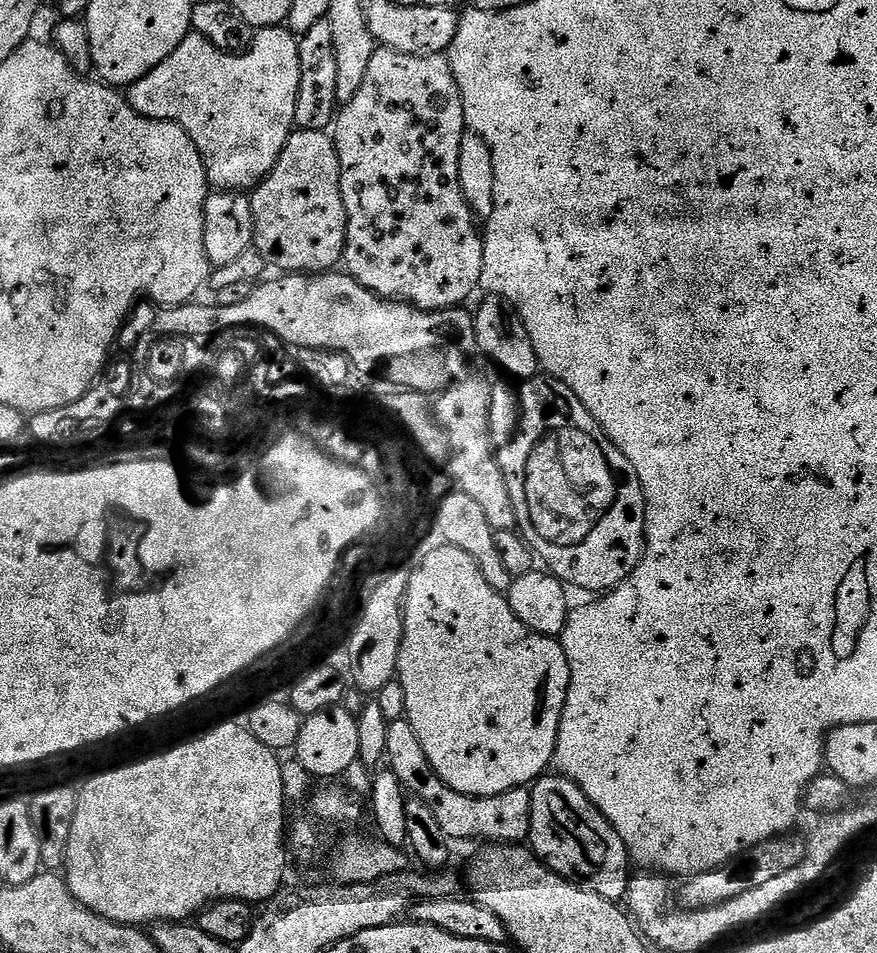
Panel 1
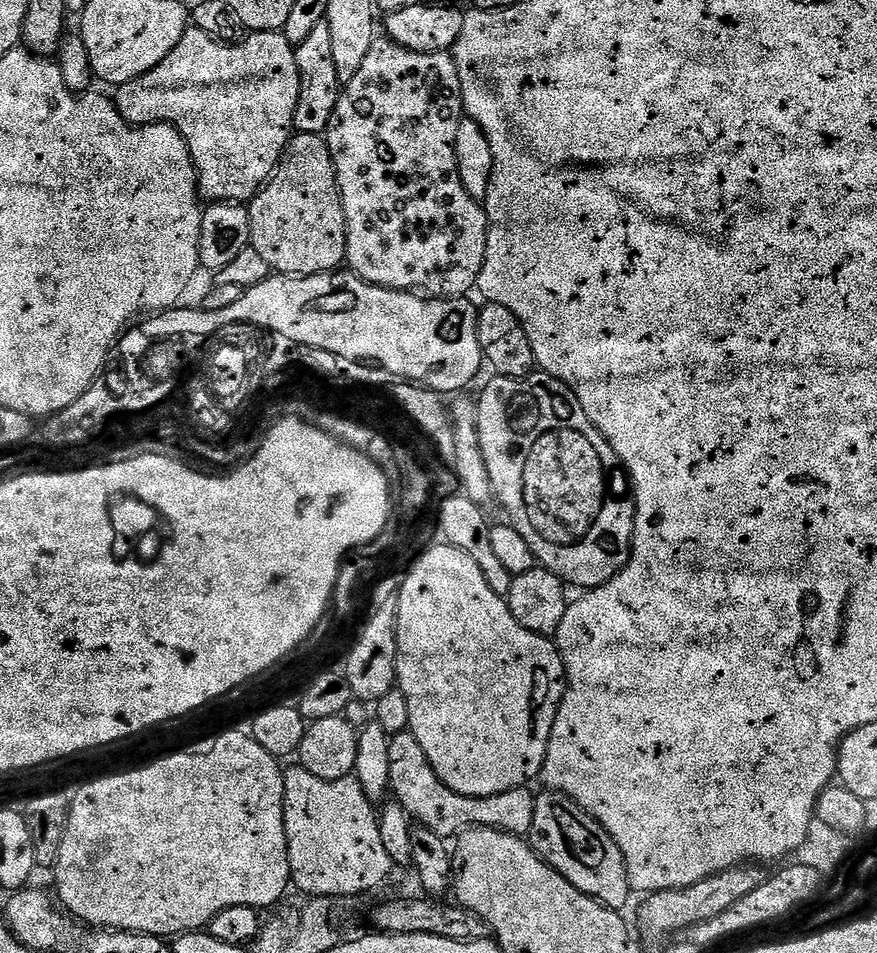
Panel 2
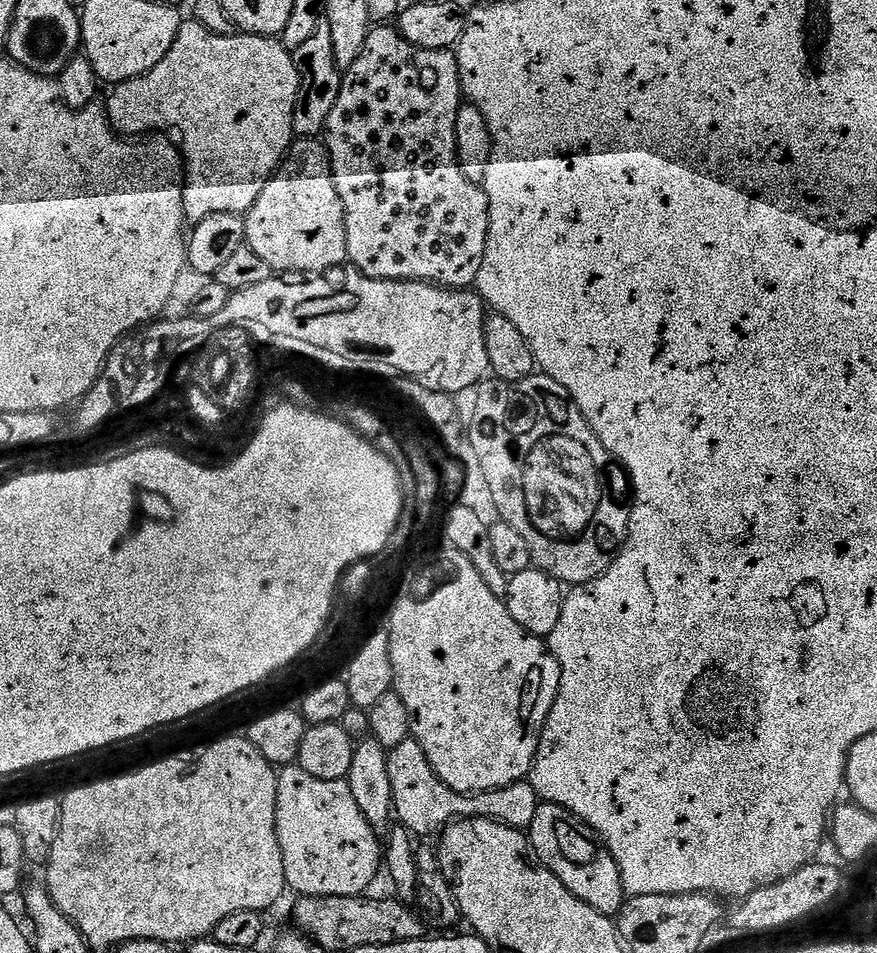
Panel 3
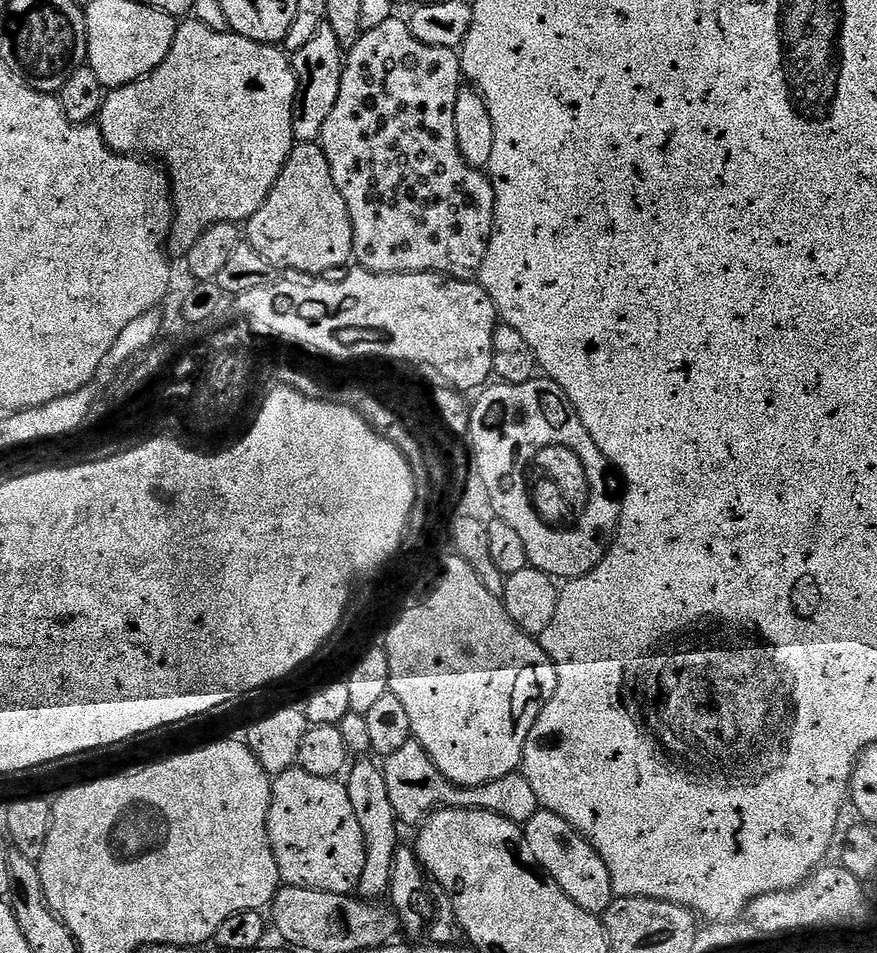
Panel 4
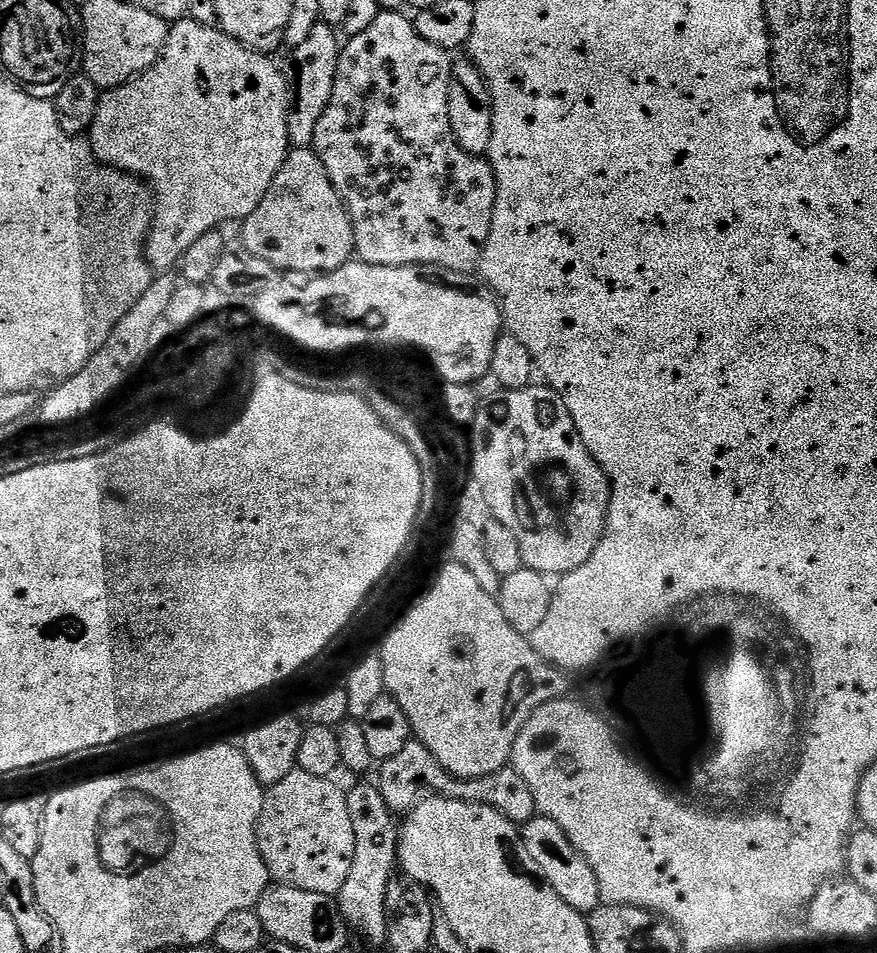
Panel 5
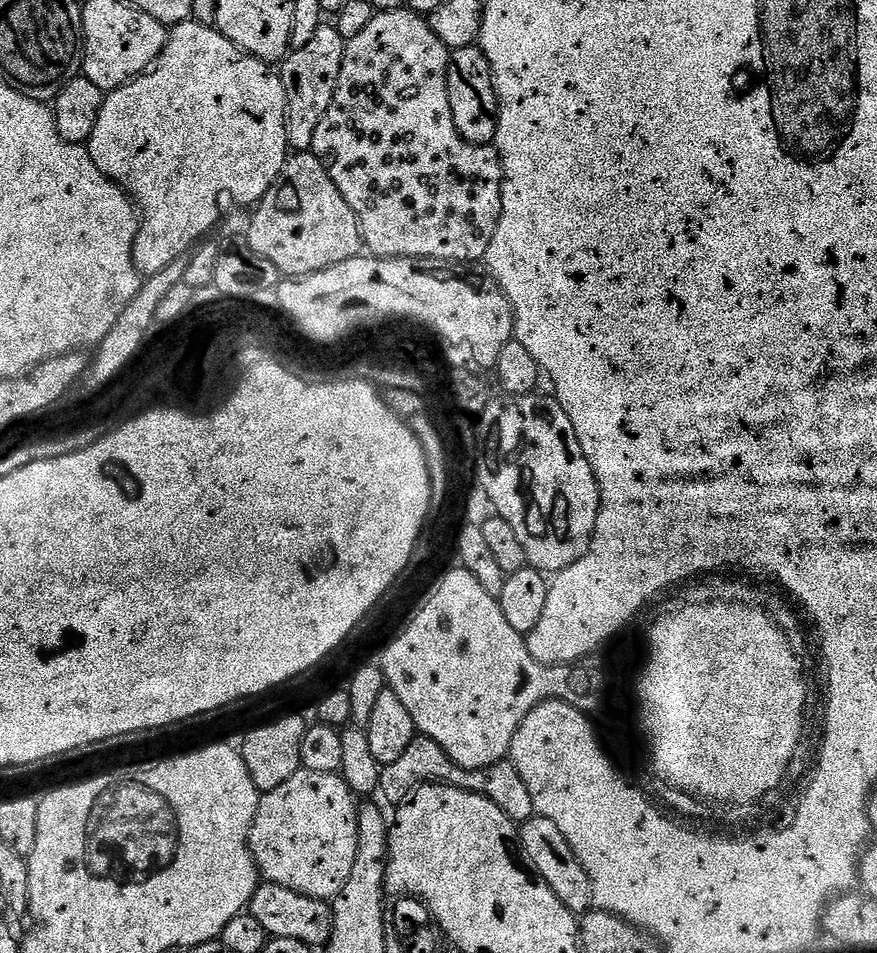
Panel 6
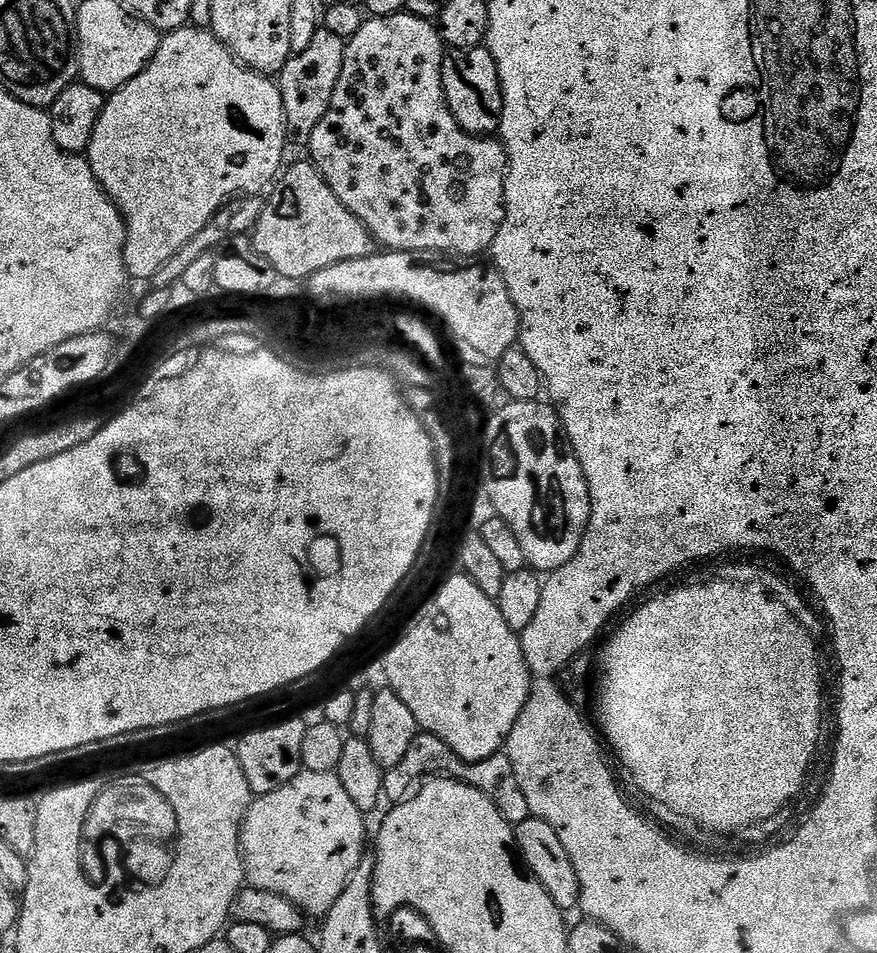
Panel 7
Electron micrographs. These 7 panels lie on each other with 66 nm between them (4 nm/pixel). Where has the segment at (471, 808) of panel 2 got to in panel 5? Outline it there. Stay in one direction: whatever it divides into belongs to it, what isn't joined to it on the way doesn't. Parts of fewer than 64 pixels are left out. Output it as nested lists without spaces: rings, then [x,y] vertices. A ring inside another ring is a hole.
[[[413,738],[406,742],[406,746],[402,746],[400,753],[394,754],[394,758],[383,761],[379,768],[378,787],[382,798],[386,798],[386,806],[390,806],[393,814],[407,813],[410,808],[408,800],[415,801],[425,794],[435,794],[449,796],[462,802],[485,804],[498,810],[498,814],[502,814],[510,823],[517,826],[529,824],[538,815],[530,785],[522,779],[522,774],[518,774],[518,770],[514,770],[511,766],[498,770],[494,774],[486,774],[482,778],[460,780],[456,776],[451,776],[440,765],[438,758],[434,758],[434,754],[421,740]]]

